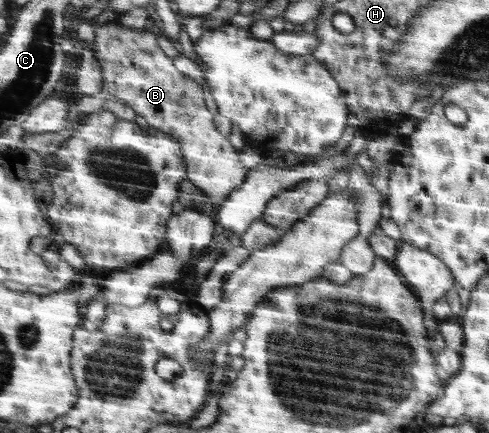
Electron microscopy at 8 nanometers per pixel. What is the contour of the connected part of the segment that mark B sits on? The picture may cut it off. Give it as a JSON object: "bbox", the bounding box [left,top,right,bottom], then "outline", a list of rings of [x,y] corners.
{"bbox":[94,21,246,206],"outline":[[[118,21],[106,23],[102,27],[98,26],[94,49],[96,49],[95,56],[101,67],[103,89],[106,89],[106,94],[110,93],[112,97],[120,99],[122,103],[133,109],[143,124],[154,127],[156,130],[160,129],[162,133],[176,138],[186,160],[188,181],[200,188],[216,206],[225,204],[229,200],[230,193],[242,185],[244,177],[246,177],[246,169],[238,159],[236,148],[228,143],[228,139],[224,135],[220,135],[216,131],[216,127],[212,123],[212,113],[208,113],[208,107],[204,105],[204,95],[202,95],[202,89],[198,87],[198,83],[174,69],[172,59],[160,51],[160,47],[156,43],[156,35],[148,33],[146,29],[128,27]]]}

